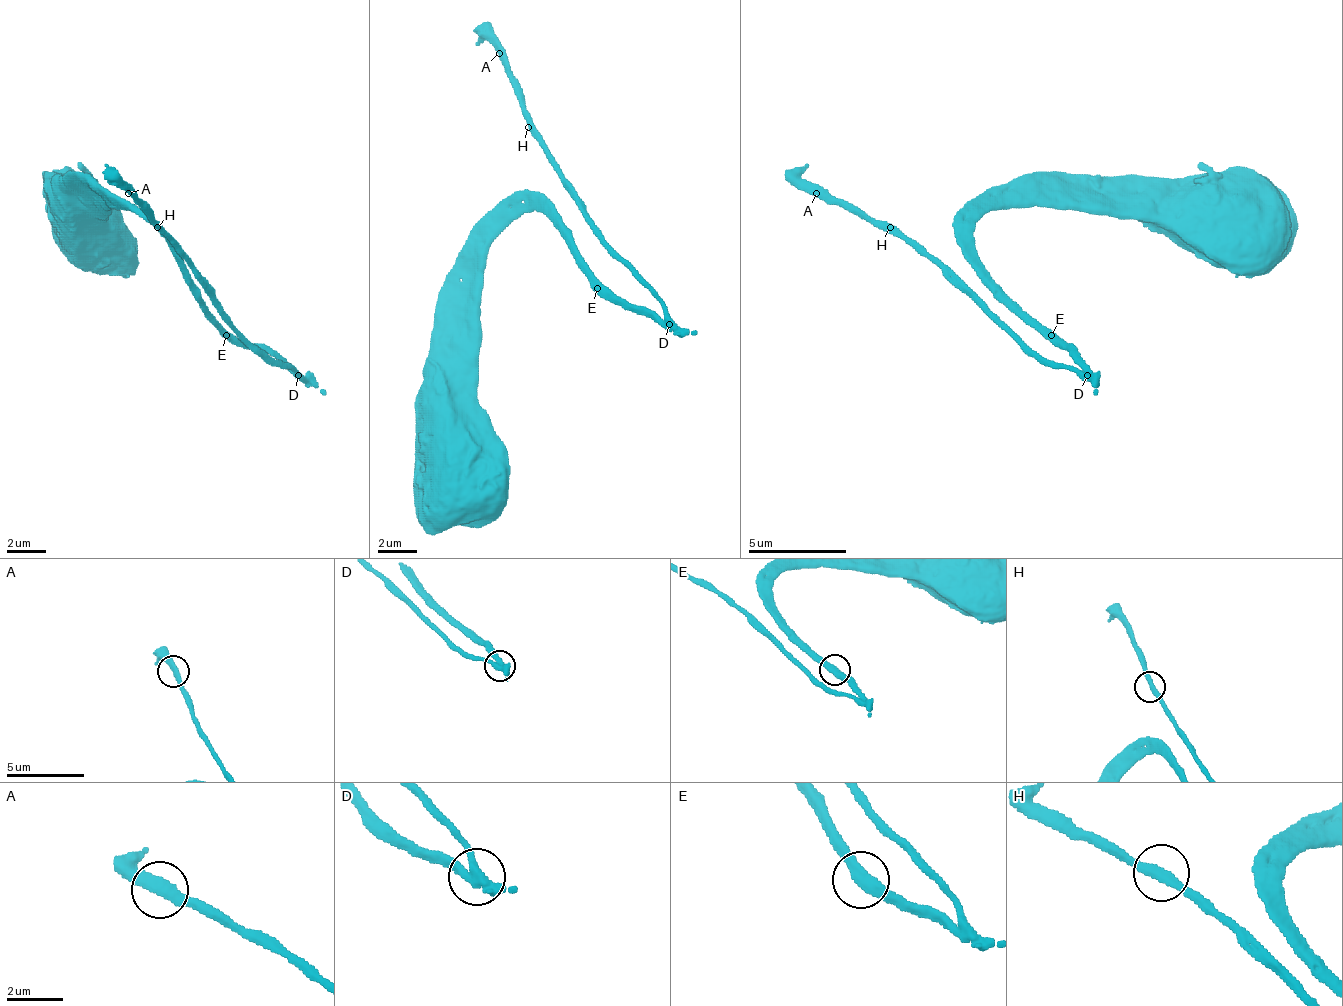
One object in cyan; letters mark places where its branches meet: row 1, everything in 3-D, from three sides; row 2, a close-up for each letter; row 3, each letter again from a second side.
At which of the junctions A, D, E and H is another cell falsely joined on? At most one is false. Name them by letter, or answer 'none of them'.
D

